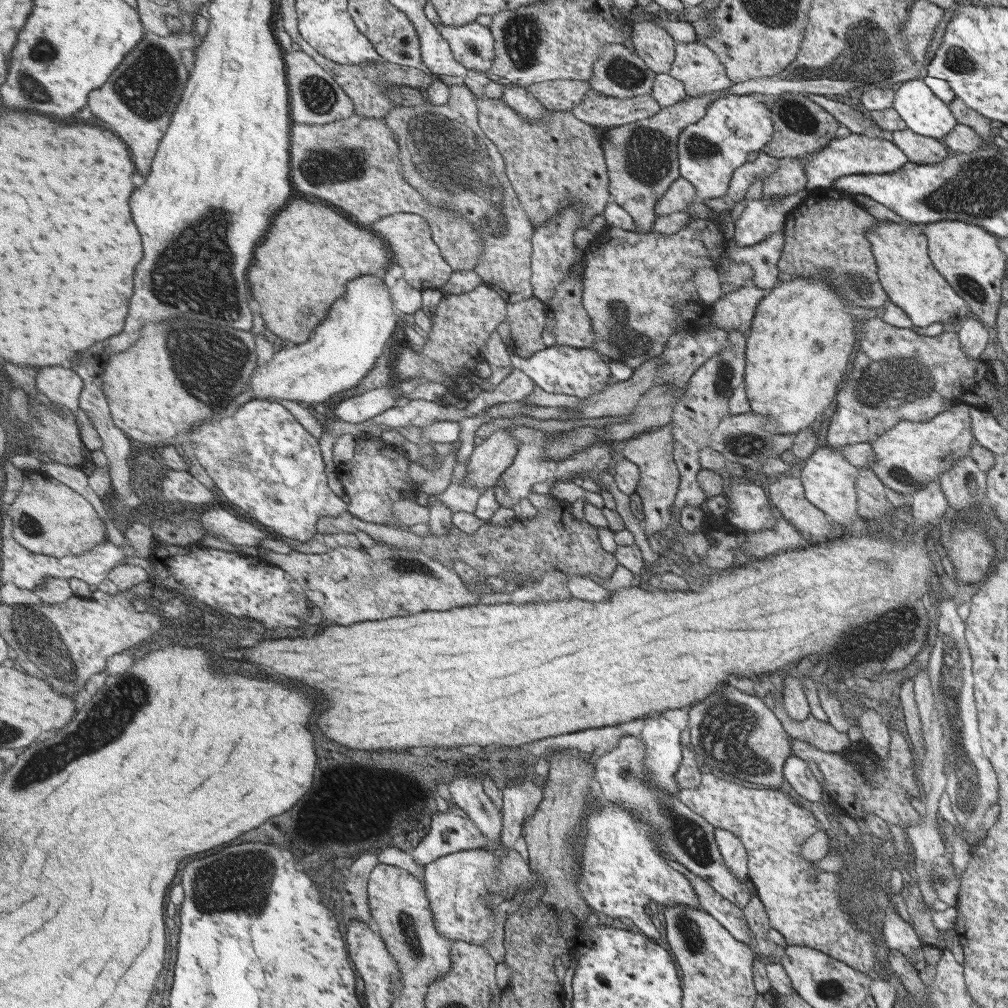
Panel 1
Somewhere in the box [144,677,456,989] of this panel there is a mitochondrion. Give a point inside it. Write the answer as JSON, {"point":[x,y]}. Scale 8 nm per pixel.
{"point":[238,883]}

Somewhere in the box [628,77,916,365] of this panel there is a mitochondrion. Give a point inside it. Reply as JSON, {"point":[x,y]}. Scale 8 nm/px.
{"point":[796,117]}

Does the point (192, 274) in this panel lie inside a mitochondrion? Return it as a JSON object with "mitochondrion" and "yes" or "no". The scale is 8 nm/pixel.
{"mitochondrion":"yes"}

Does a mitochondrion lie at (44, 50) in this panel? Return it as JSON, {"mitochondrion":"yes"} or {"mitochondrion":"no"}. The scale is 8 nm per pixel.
{"mitochondrion":"yes"}

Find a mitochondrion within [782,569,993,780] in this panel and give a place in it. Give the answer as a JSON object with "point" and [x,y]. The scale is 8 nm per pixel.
{"point":[866,632]}

